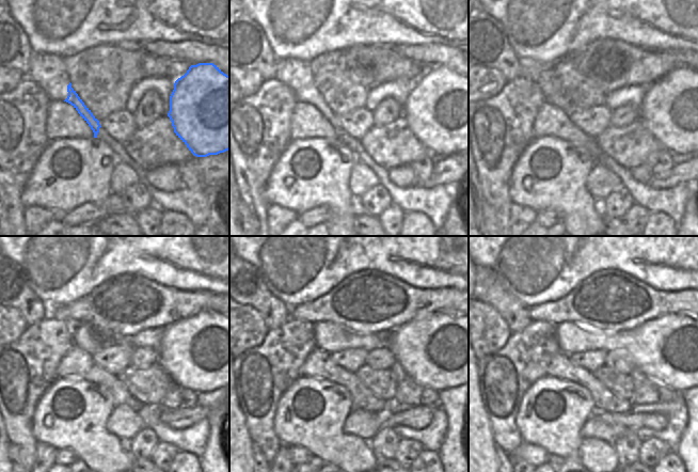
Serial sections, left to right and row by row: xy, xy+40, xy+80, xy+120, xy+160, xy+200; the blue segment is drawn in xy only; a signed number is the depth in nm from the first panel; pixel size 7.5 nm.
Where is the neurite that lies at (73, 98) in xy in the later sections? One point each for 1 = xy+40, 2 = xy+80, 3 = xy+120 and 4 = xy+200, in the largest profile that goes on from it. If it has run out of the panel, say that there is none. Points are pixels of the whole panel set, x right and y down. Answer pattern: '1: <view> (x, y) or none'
1: xy+40 (313, 96)
2: xy+80 (554, 94)
3: xy+120 (84, 336)
4: xy+200 (679, 350)

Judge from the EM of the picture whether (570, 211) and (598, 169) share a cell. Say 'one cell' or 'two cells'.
two cells

